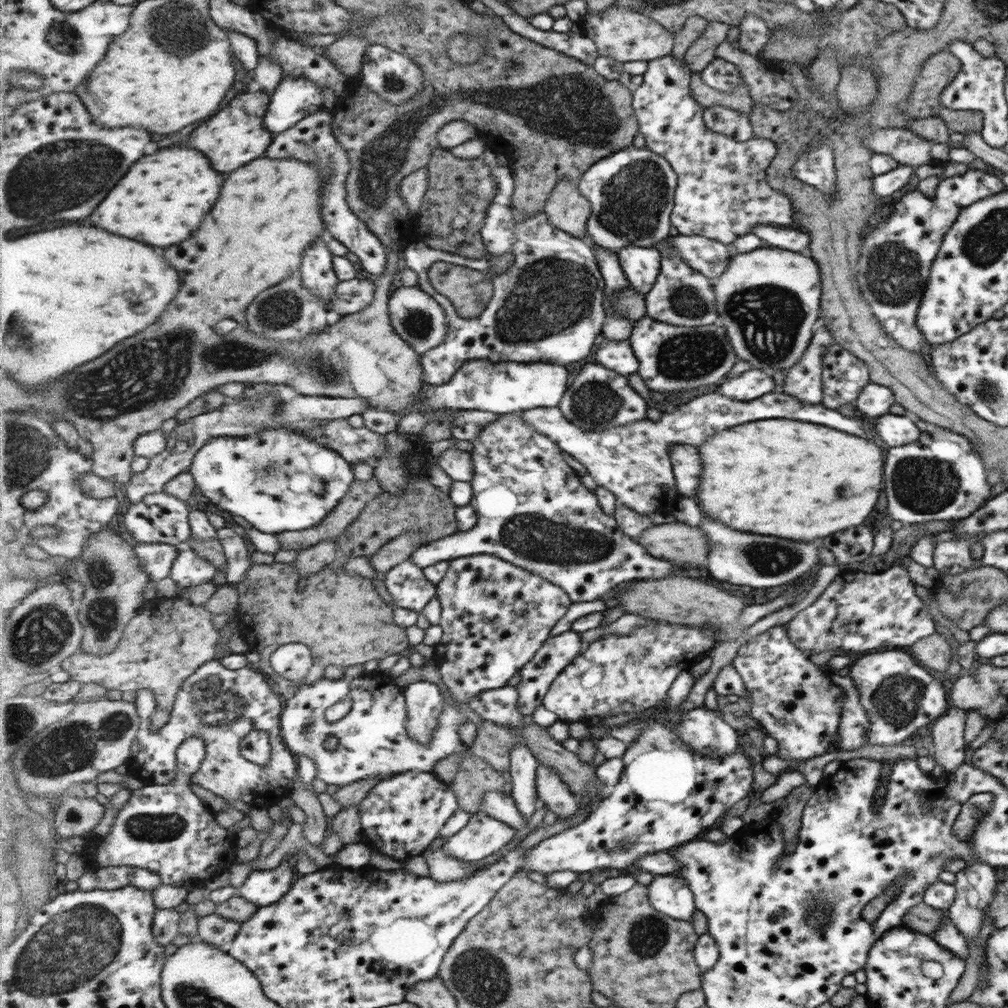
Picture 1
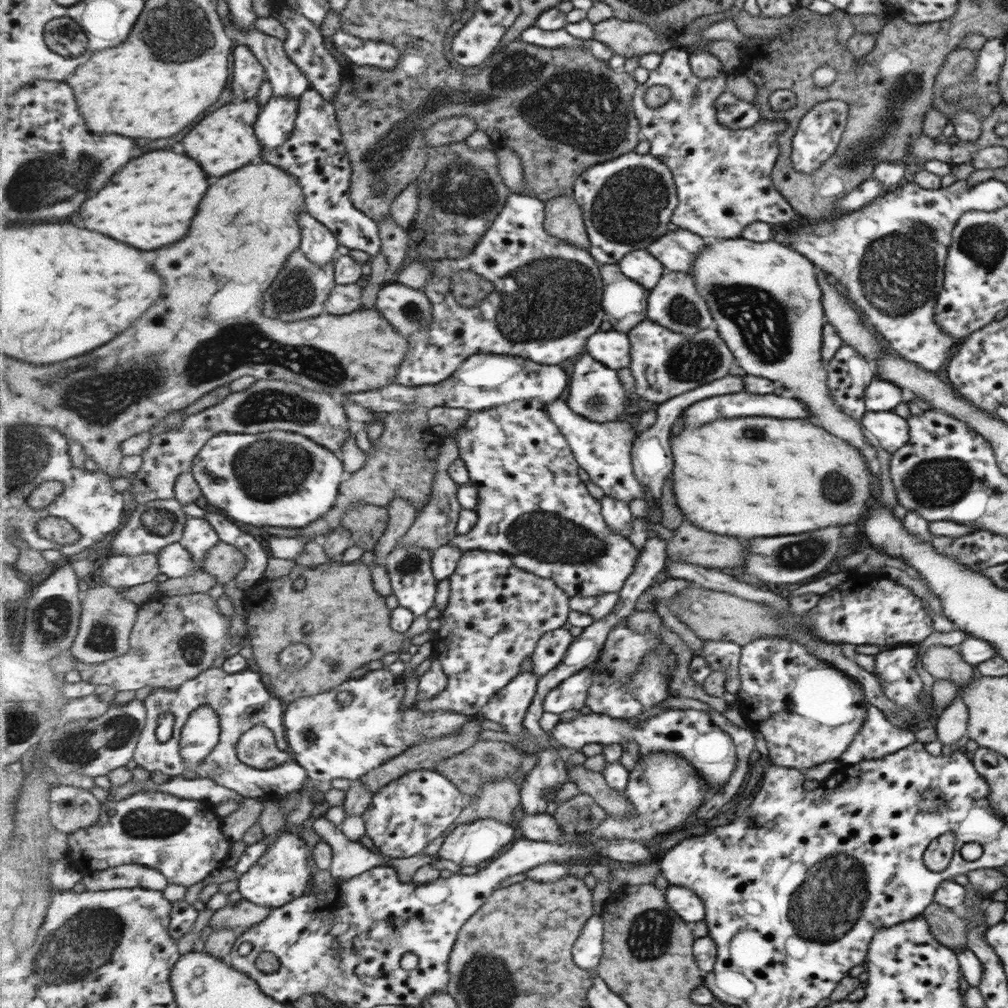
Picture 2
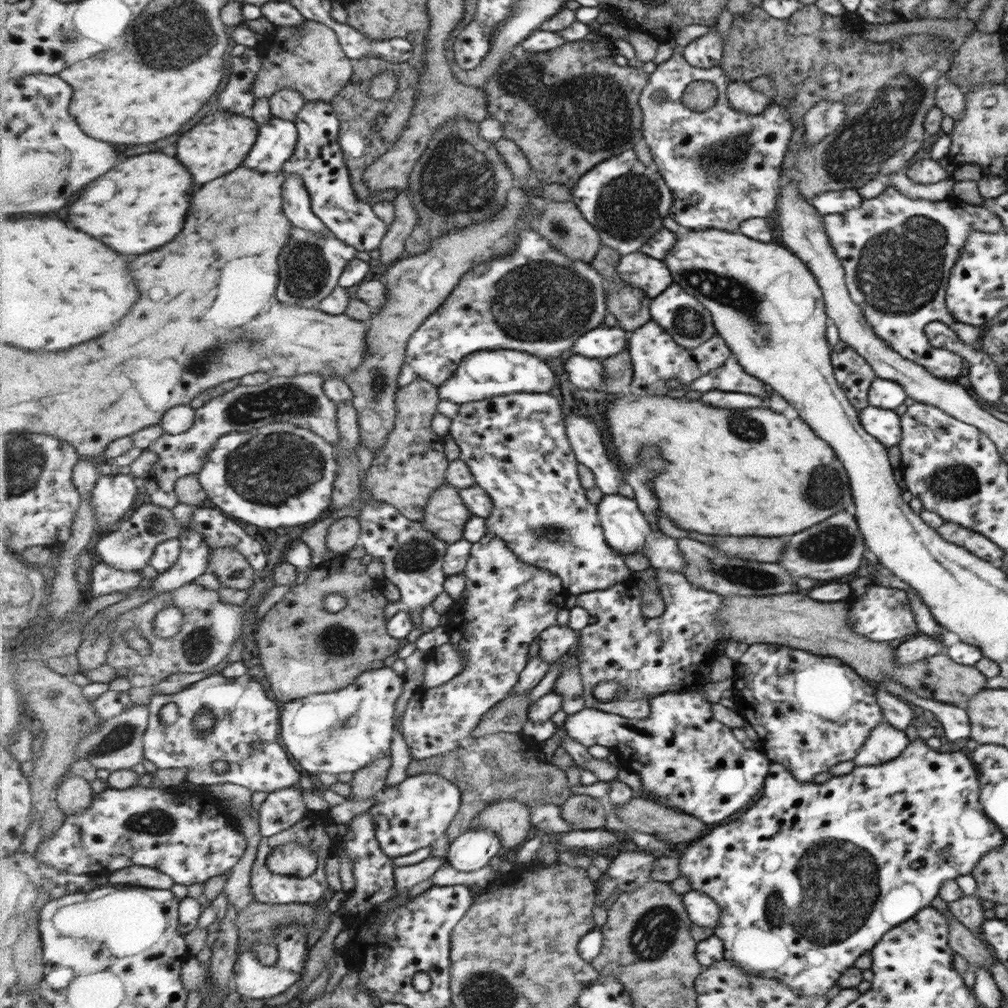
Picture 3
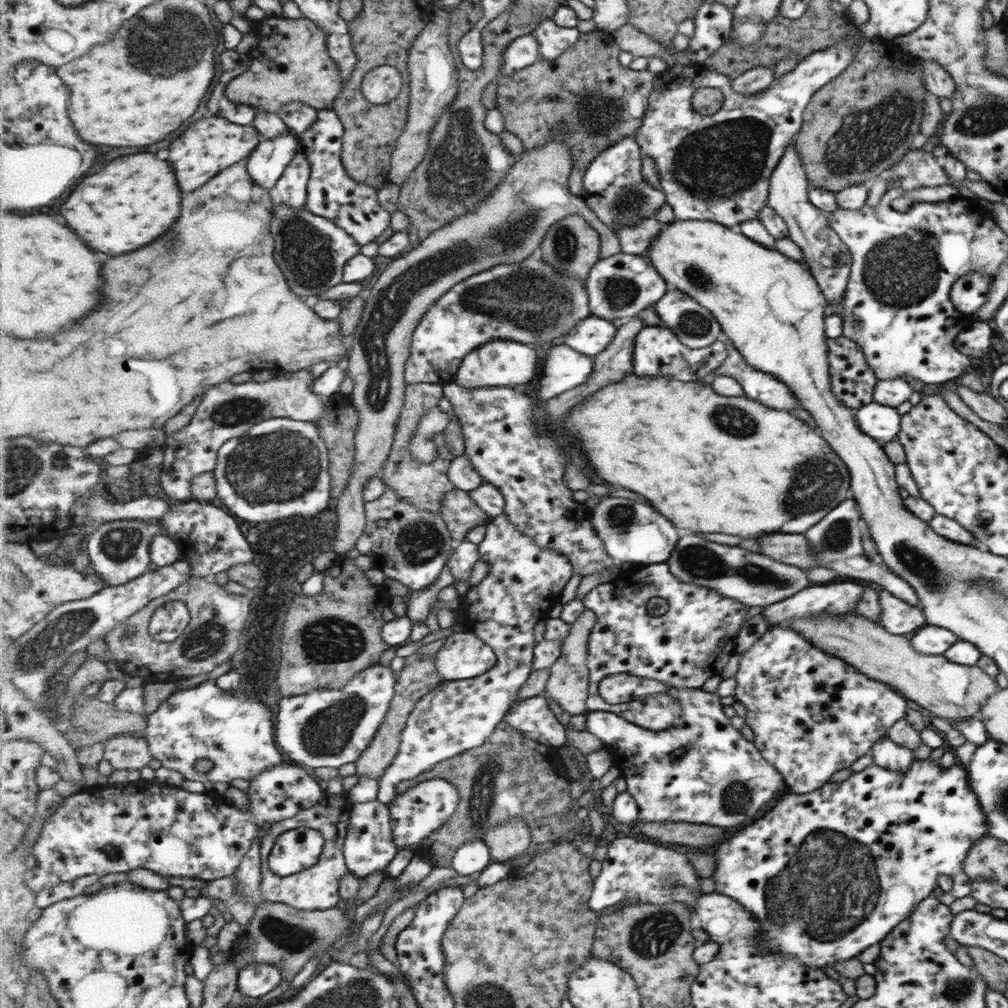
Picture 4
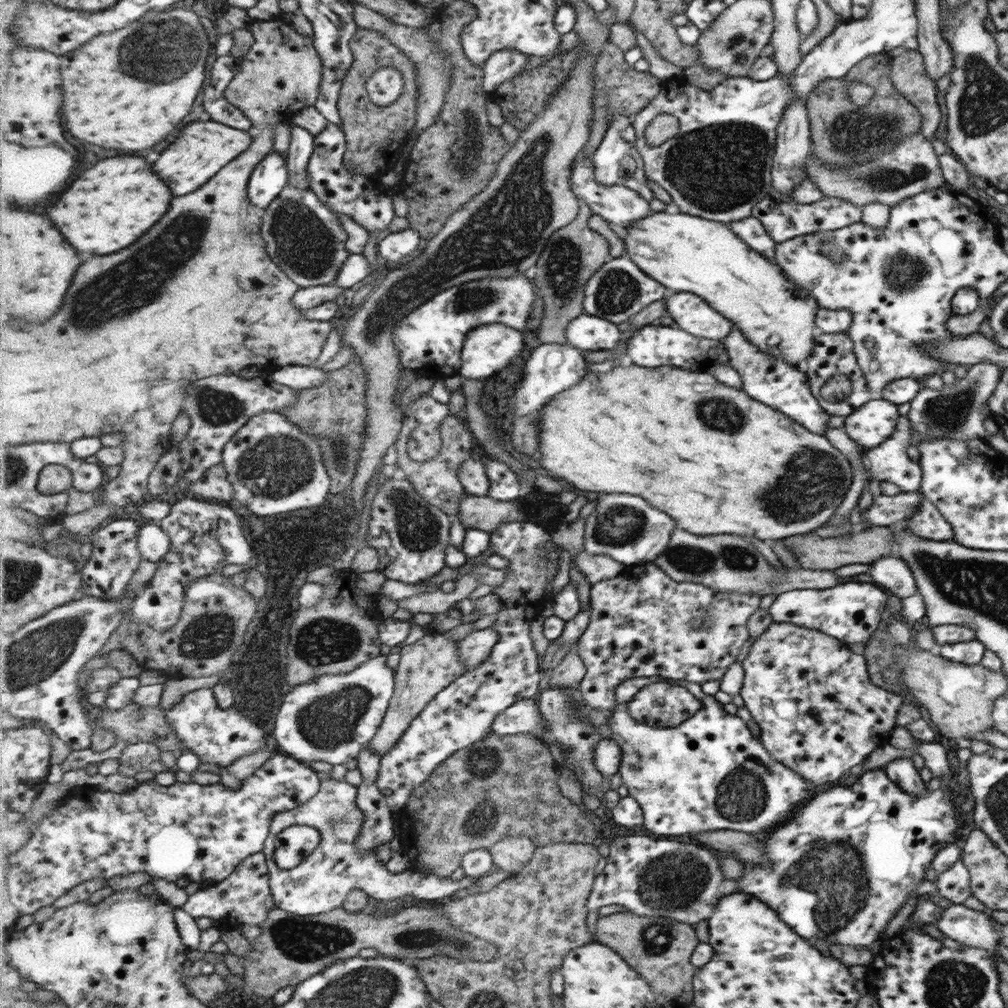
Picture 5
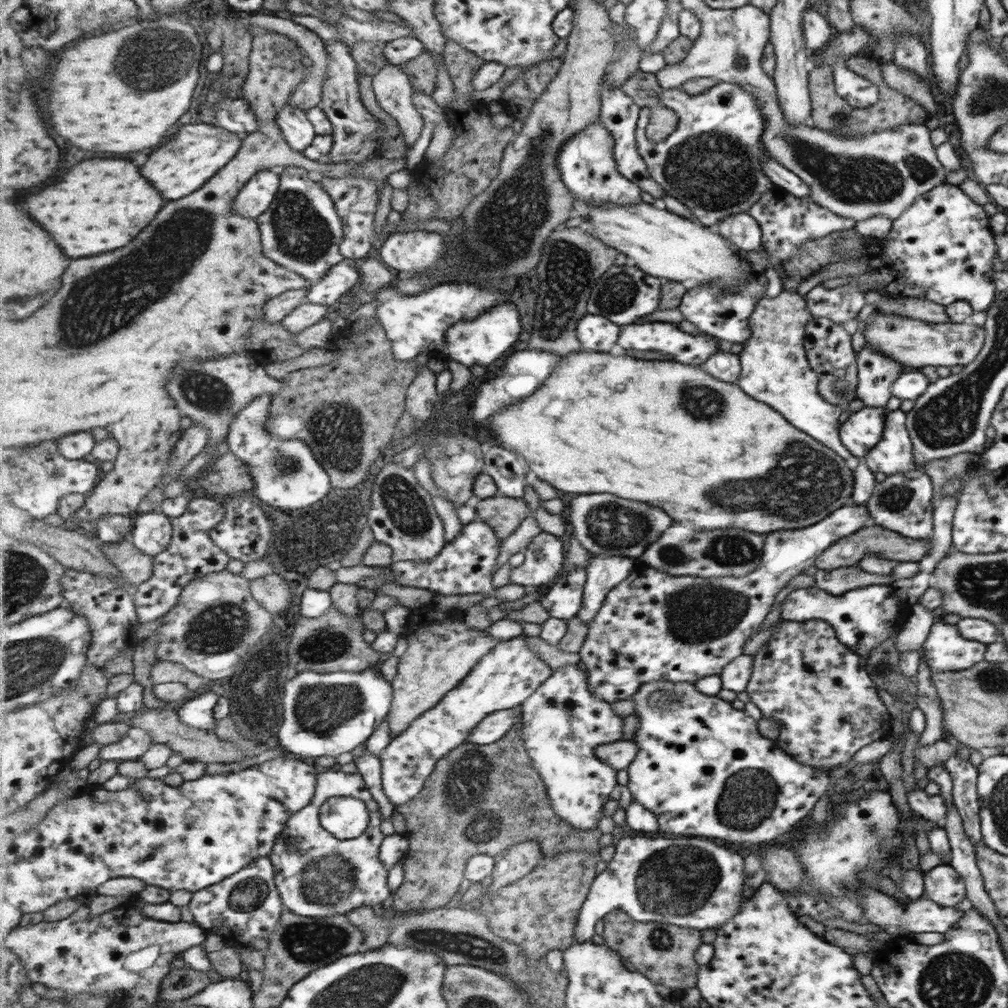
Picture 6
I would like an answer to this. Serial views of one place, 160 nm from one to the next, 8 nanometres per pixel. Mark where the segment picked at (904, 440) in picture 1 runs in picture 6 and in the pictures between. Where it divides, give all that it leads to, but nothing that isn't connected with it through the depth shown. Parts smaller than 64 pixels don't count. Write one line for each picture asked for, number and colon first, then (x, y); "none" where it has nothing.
2: (890, 432)
3: (884, 425)
4: (882, 423)
5: (873, 423)
6: (863, 430)

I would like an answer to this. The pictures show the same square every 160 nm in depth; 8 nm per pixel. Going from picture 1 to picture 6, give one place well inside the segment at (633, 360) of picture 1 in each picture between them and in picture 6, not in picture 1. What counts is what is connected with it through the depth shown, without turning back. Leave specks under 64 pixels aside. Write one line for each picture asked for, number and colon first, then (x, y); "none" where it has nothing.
2: (613, 348)
3: (603, 342)
4: (593, 335)
5: (591, 333)
6: (595, 332)

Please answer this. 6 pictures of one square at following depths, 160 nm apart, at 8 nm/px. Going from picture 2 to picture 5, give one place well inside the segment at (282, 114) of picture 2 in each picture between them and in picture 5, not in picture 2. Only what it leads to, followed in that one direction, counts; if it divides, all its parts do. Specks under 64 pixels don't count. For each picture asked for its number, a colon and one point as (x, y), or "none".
3: (278, 138)
4: (268, 162)
5: (270, 177)

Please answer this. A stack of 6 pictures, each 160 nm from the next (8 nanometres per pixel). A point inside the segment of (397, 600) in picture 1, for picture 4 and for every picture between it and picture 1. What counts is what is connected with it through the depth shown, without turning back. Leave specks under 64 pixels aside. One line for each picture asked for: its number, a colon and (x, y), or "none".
2: (415, 585)
3: (414, 558)
4: (412, 546)

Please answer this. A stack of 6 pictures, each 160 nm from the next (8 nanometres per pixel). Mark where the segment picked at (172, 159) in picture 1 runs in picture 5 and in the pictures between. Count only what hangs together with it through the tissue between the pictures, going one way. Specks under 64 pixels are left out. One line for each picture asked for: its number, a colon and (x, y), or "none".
2: (151, 203)
3: (141, 205)
4: (136, 199)
5: (111, 206)

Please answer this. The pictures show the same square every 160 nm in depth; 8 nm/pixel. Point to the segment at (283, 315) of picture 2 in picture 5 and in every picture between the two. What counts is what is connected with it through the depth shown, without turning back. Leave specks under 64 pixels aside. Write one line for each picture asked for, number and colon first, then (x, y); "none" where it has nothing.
3: (311, 266)
4: (312, 251)
5: (305, 238)

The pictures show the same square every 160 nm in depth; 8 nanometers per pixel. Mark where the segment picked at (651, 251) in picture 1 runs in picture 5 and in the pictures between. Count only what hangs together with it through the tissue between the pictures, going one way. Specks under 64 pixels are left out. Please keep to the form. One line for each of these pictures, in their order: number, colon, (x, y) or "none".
2: (641, 266)
3: (641, 270)
4: (620, 286)
5: (619, 290)

